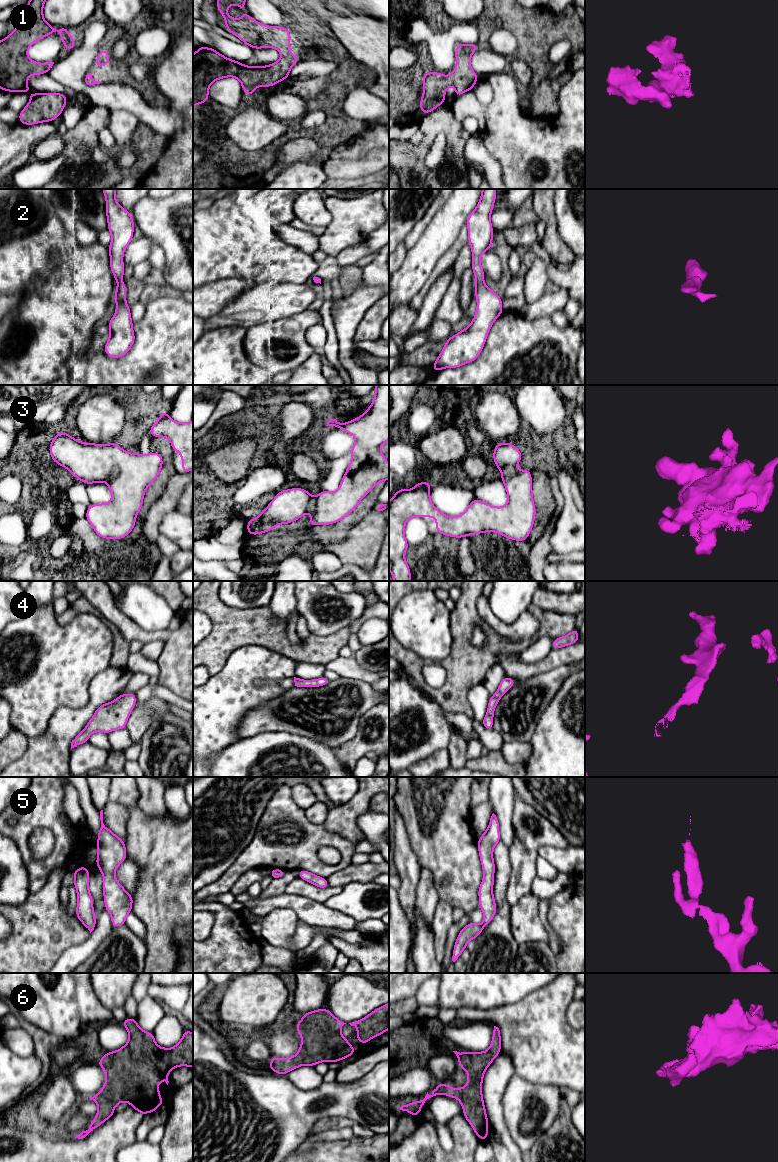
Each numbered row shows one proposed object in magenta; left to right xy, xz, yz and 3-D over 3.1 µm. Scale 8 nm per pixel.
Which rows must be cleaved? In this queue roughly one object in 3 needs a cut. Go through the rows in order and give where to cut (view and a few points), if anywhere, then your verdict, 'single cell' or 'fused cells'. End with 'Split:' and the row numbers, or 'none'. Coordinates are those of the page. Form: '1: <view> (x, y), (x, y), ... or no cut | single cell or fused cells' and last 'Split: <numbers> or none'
1: no cut | single cell
2: no cut | single cell
3: no cut | single cell
4: no cut | single cell
5: no cut | single cell
6: no cut | single cell
Split: none

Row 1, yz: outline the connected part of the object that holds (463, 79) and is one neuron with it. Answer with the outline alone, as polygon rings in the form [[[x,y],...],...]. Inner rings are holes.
[[[458,43],[455,49],[455,71],[445,76],[438,72],[426,72],[422,76],[423,96],[419,108],[424,114],[428,114],[442,103],[445,103],[445,92],[449,85],[455,88],[455,97],[473,89],[479,77],[472,70],[470,59],[478,50],[477,43]]]

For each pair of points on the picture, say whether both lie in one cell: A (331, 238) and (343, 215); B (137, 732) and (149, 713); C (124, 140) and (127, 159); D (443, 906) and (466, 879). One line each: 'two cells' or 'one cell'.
A: one cell
B: one cell
C: one cell
D: two cells

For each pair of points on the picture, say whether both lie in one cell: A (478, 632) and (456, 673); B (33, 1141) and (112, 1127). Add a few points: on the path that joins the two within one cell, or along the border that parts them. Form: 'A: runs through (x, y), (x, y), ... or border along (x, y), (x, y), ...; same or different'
A: border along (476, 625), (484, 632), (485, 645), (482, 648); different
B: runs through (53, 1147), (92, 1147); same

